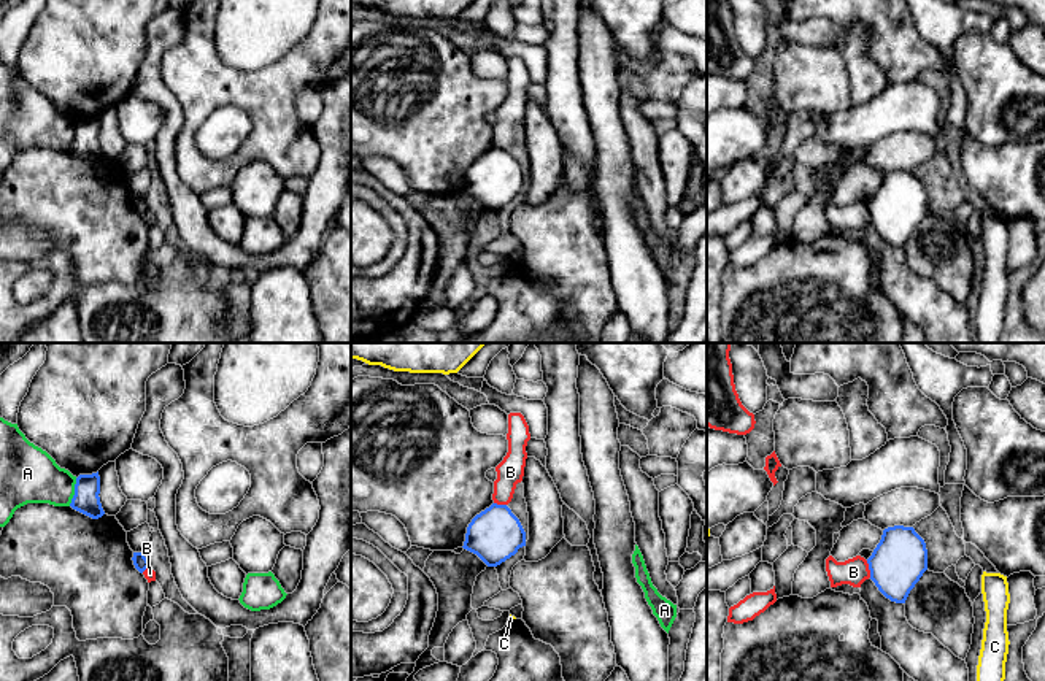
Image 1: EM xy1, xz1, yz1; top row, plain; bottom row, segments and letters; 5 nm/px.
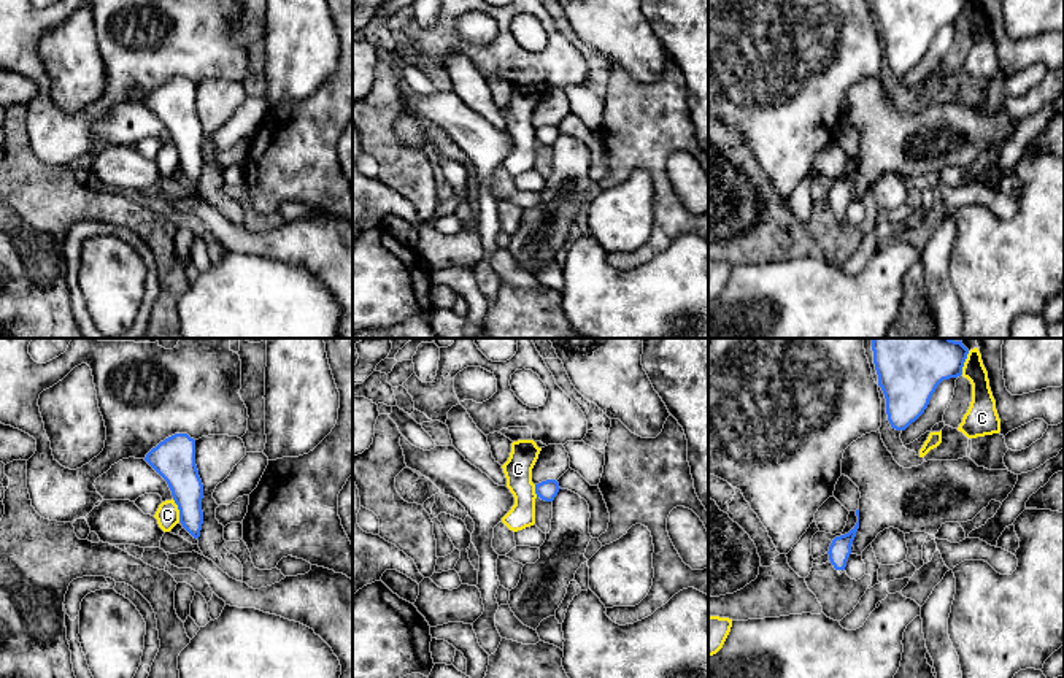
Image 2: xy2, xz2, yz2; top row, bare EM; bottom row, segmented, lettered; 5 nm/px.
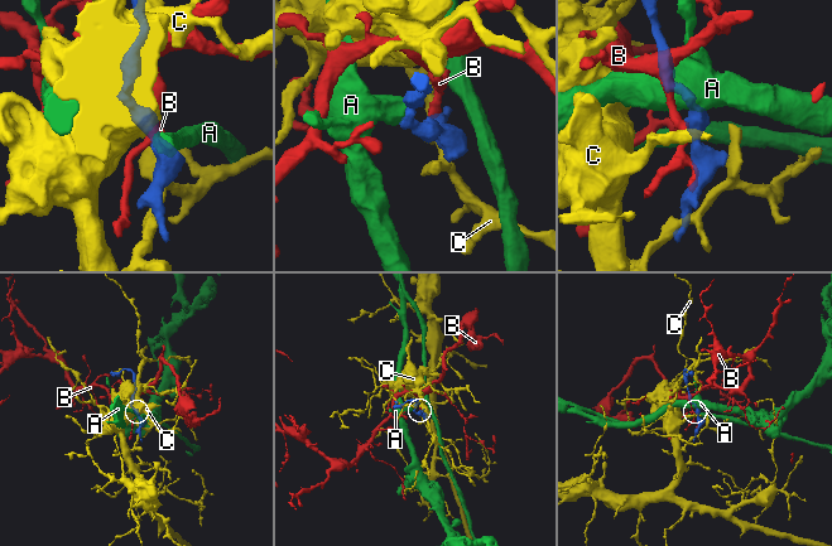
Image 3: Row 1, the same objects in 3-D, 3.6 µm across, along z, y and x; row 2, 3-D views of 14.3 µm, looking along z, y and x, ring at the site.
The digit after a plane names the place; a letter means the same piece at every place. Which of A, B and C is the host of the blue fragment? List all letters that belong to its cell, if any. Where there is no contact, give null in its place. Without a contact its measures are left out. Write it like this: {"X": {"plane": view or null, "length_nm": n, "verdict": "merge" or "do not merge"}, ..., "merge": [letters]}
{"A": {"plane": "xy1", "length_nm": 150, "verdict": "do not merge"}, "B": {"plane": "yz1", "length_nm": 90, "verdict": "do not merge"}, "C": {"plane": "xy2", "length_nm": 130, "verdict": "do not merge"}, "merge": []}

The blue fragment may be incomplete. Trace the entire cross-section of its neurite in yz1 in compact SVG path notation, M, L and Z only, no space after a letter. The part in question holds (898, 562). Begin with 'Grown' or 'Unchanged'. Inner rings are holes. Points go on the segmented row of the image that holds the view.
Unchanged. M888 527L867 564L878 591L891 602L905 603L927 570L926 543L913 527Z

